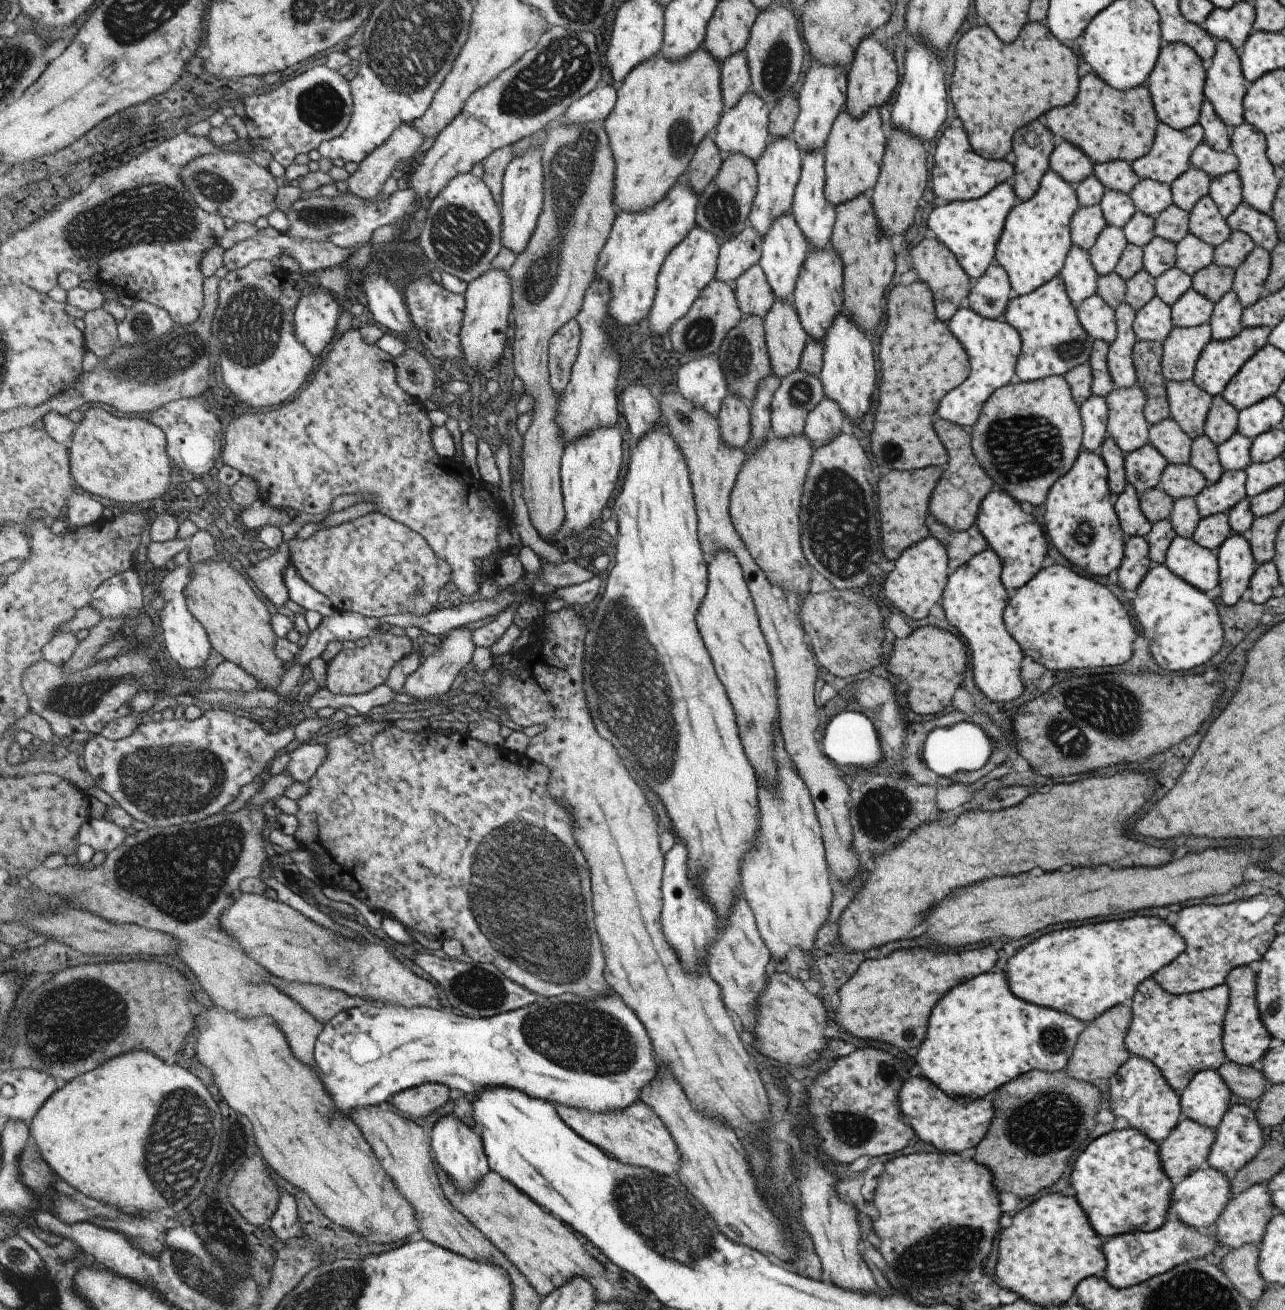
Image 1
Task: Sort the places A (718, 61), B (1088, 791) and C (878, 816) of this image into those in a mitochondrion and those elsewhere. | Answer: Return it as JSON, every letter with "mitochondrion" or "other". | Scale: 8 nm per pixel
{"A":"other","B":"other","C":"mitochondrion"}

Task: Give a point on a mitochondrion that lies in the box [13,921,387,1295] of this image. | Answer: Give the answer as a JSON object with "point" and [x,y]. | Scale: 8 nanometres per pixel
{"point":[70,1024]}

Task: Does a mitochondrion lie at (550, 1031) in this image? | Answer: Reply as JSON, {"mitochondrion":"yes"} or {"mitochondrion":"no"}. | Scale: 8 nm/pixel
{"mitochondrion":"yes"}

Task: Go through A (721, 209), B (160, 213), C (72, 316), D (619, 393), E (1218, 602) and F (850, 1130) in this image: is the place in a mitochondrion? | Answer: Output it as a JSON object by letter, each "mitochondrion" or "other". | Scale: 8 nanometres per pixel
{"A":"mitochondrion","B":"mitochondrion","C":"other","D":"other","E":"other","F":"mitochondrion"}

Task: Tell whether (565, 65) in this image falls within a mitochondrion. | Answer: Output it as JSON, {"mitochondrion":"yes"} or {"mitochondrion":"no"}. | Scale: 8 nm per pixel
{"mitochondrion":"yes"}

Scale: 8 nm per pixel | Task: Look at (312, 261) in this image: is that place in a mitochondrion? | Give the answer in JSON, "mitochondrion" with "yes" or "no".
{"mitochondrion":"no"}

